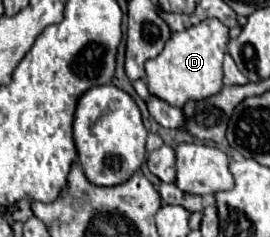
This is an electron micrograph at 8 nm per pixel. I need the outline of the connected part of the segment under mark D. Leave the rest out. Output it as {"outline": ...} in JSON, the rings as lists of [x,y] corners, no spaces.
{"outline":[[[202,20],[182,32],[172,32],[164,50],[146,62],[146,84],[150,94],[172,106],[184,106],[186,100],[202,100],[218,94],[222,88],[222,60],[228,44],[228,28],[220,20]]]}

